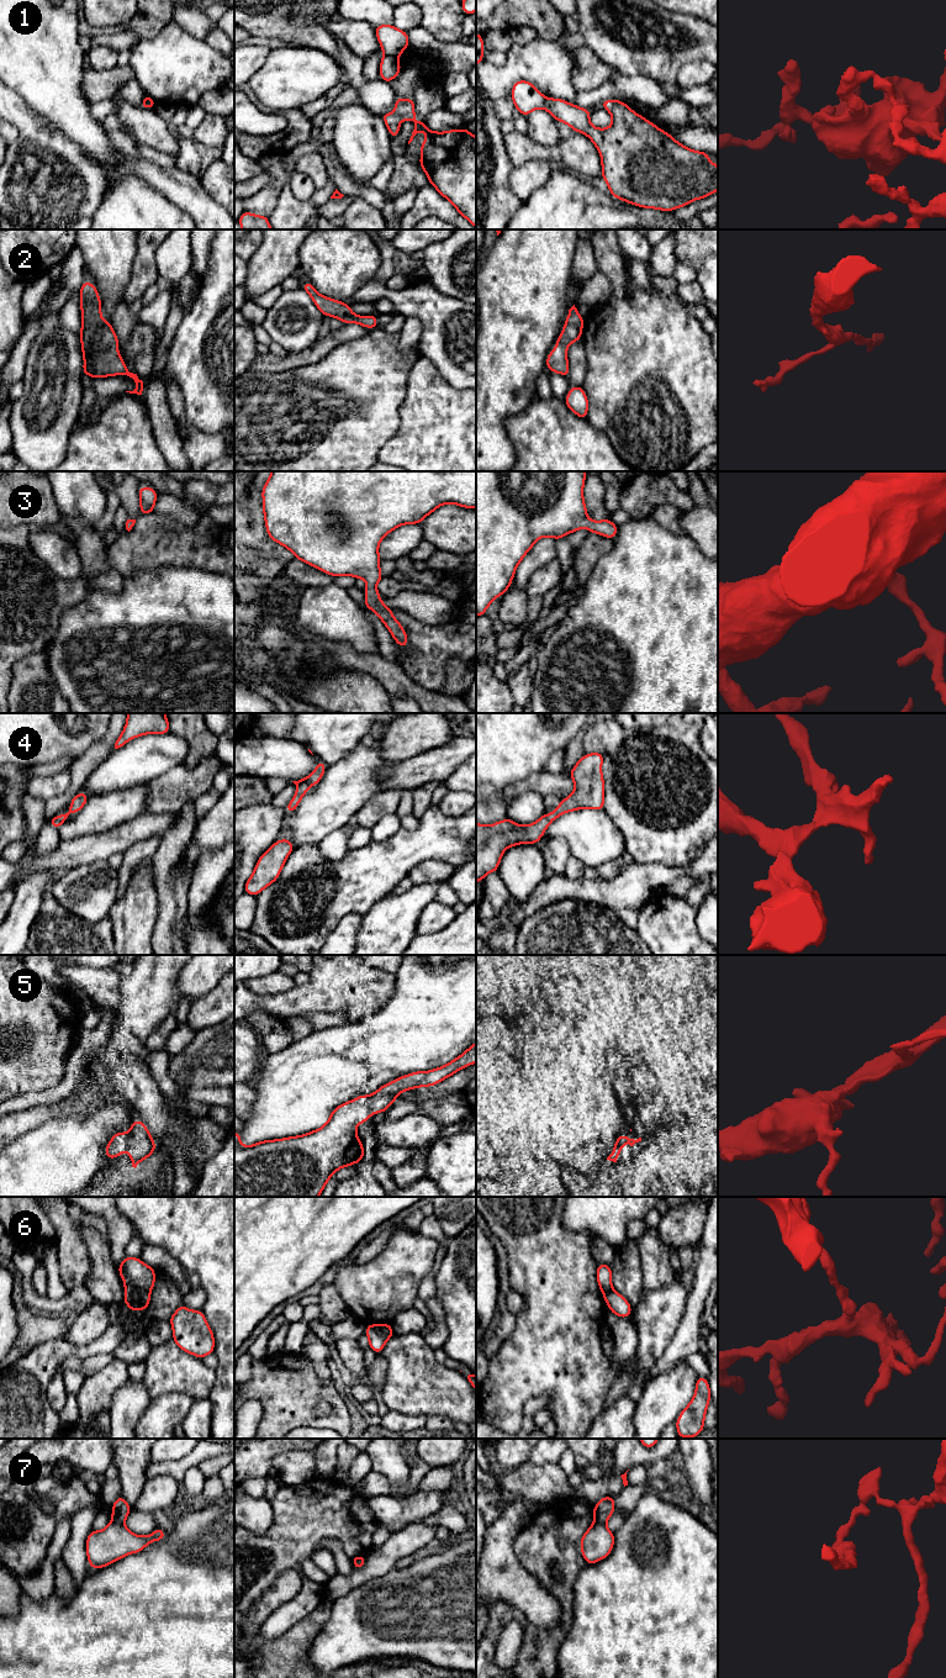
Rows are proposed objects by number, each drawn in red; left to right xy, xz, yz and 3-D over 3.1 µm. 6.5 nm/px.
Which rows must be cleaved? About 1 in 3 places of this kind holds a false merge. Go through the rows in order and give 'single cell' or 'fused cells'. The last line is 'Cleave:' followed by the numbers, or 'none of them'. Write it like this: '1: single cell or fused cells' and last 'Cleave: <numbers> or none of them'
1: fused cells
2: single cell
3: single cell
4: single cell
5: single cell
6: fused cells
7: fused cells
Cleave: 1, 6, 7

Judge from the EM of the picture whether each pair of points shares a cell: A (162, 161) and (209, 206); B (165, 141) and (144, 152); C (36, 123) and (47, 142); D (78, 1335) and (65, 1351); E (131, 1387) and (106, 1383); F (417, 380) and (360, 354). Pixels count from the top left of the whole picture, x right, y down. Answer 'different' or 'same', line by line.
A: different
B: different
C: same
D: different
E: different
F: different

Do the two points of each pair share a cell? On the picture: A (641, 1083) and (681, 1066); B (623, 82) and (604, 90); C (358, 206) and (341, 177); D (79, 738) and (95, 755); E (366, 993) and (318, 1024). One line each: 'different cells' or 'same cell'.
A: different cells
B: same cell
C: different cells
D: different cells
E: different cells

